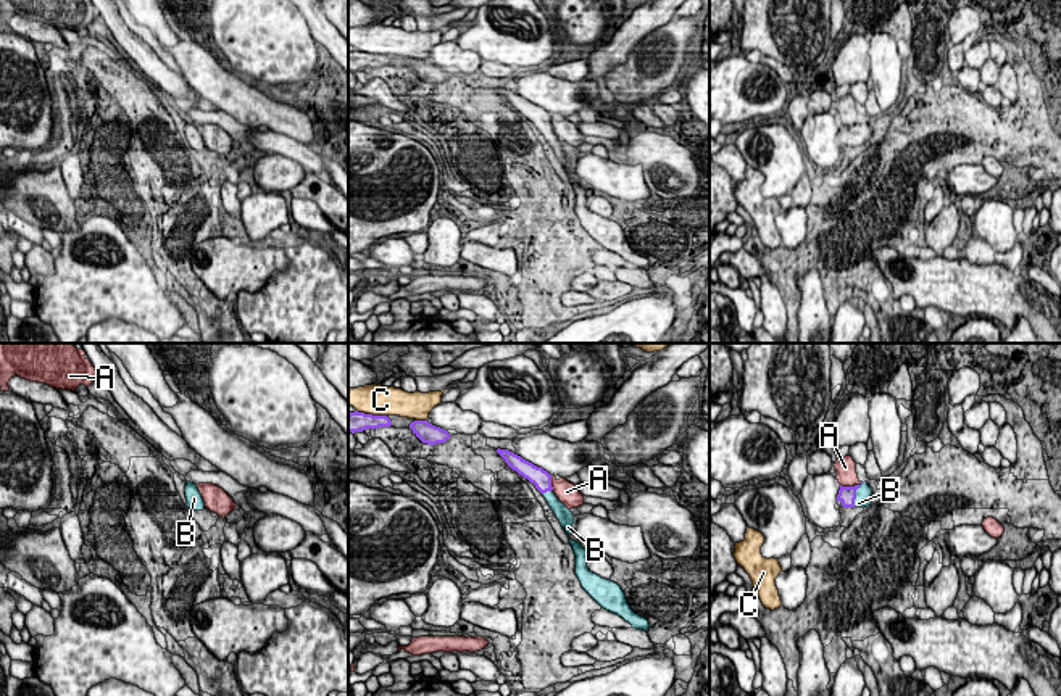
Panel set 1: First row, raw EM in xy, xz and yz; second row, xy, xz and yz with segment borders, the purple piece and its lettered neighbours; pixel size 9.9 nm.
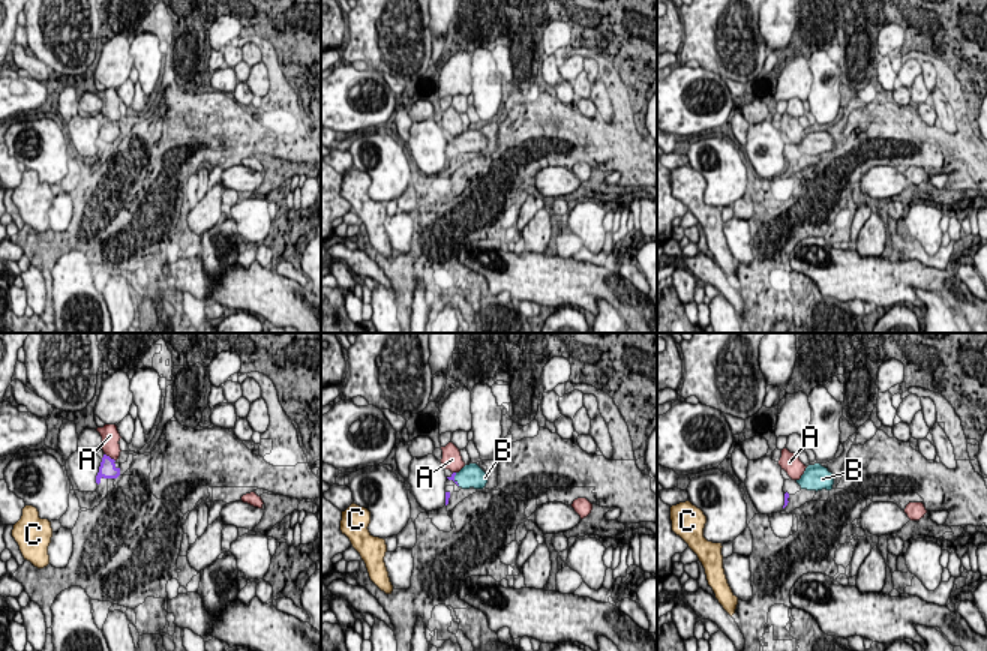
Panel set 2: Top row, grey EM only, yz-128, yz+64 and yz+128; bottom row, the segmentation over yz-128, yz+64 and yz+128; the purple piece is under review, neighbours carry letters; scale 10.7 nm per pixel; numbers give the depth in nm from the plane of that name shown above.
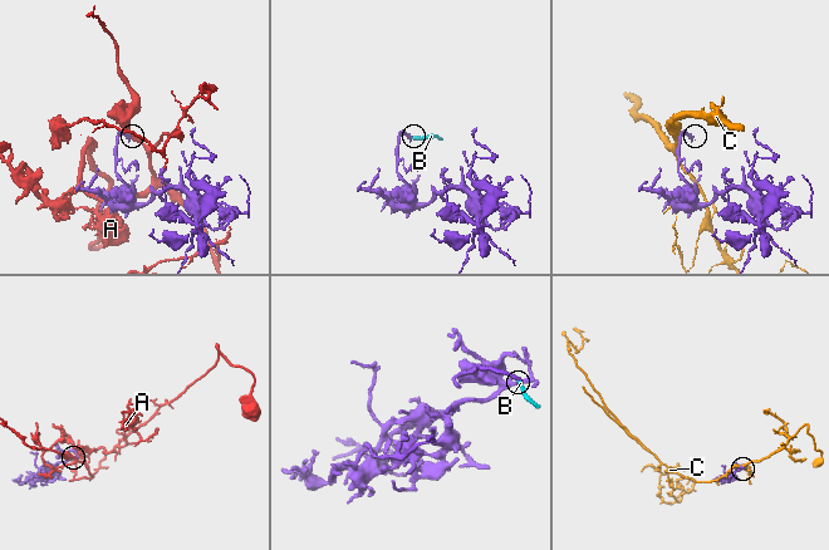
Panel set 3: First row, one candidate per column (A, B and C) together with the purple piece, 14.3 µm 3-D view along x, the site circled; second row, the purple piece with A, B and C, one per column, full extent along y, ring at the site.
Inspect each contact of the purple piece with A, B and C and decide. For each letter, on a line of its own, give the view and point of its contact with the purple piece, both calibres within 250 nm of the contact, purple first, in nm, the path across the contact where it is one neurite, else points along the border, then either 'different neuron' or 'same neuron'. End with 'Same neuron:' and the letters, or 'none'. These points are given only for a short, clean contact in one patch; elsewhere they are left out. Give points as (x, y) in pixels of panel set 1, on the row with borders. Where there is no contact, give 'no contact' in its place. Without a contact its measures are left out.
A: yz (850, 487) | 180/200 nm | different neuron
B: yz (855, 495) | 180/160 nm | across yz (847, 495), (855, 495), (863, 493) | same neuron
C: xz (421, 421) | 200/260 nm | different neuron
Same neuron: B

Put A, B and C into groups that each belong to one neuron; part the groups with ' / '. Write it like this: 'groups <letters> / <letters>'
groups A / B / C

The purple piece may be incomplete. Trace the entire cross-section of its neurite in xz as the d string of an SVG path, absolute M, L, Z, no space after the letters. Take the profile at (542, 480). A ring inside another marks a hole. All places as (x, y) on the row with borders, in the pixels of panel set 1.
M498 448L497 453L505 459L505 462L513 470L516 470L519 475L522 475L524 478L527 478L530 483L535 485L535 488L543 495L548 506L555 512L561 527L566 530L568 535L571 535L574 516L553 493L551 475L547 470L543 470L542 467L534 466L532 462L522 459L521 456L518 456L508 450Z

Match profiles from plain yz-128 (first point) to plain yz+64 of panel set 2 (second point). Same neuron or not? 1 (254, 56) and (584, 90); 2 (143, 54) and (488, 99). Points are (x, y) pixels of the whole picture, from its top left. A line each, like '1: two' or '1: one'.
1: one
2: one

